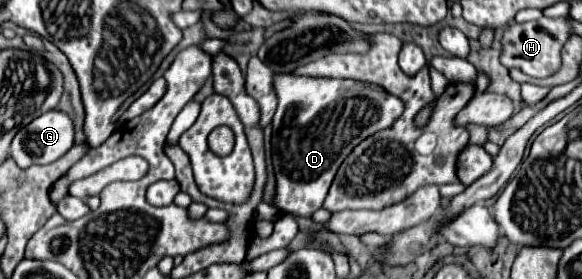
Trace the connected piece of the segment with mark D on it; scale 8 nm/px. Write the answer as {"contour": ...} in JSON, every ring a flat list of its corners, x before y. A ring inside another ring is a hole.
{"contour":[[274,74,278,110,272,120,272,164,276,170,276,208,312,216,322,208,328,188,344,158,368,136,390,128,404,112,404,102,374,84,350,78]]}

